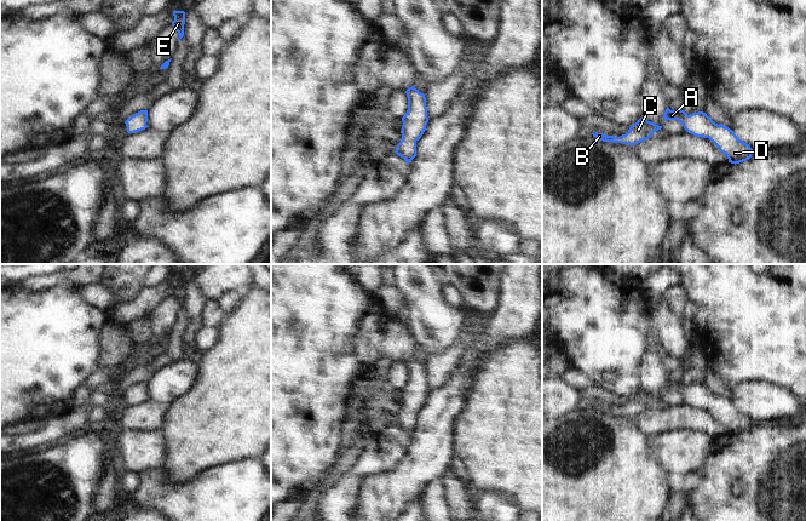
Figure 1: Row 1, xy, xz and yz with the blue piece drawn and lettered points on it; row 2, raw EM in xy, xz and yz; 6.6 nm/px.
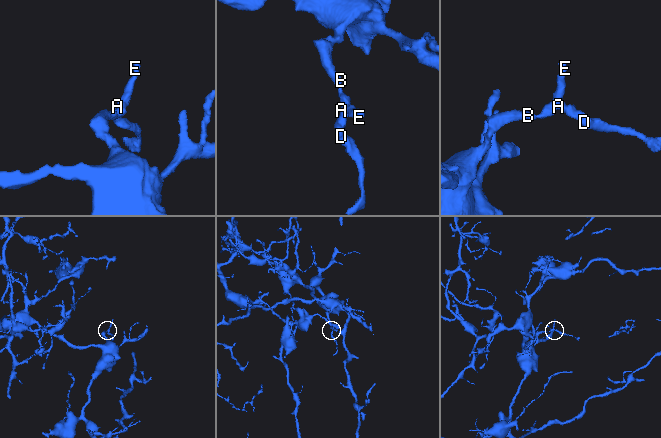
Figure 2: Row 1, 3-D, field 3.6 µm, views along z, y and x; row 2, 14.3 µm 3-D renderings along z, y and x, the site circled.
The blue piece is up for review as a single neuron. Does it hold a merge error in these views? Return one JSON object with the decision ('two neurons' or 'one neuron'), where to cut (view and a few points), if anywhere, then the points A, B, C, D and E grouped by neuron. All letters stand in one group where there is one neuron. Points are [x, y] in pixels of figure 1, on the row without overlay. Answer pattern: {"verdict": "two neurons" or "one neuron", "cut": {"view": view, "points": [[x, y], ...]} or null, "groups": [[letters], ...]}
{"verdict": "one neuron", "cut": null, "groups": [["A", "B", "C", "D", "E"]]}

